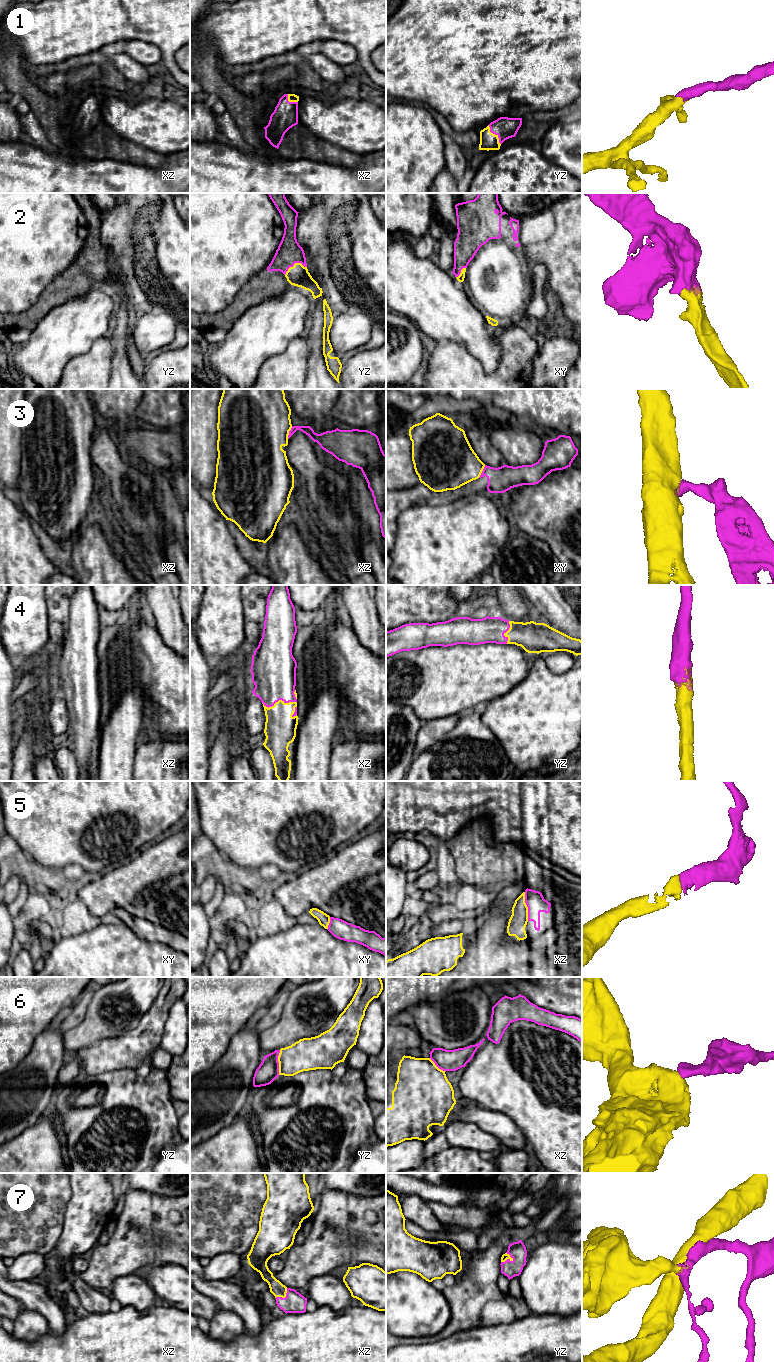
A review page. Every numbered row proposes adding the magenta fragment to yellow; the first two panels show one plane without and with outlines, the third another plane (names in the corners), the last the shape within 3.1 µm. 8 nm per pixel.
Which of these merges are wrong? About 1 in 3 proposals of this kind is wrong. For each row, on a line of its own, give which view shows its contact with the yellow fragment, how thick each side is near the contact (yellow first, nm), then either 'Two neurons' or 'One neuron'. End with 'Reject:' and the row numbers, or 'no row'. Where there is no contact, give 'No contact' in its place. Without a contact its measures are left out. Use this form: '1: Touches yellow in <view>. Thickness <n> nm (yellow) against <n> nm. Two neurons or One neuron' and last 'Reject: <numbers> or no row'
1: Touches yellow in yz. Thickness 140 nm (yellow) against 170 nm. One neuron
2: Touches yellow in yz. Thickness 170 nm (yellow) against 200 nm. One neuron
3: Touches yellow in xz. Thickness 500 nm (yellow) against 70 nm. Two neurons
4: Touches yellow in xz. Thickness 260 nm (yellow) against 360 nm. One neuron
5: Touches yellow in xz. Thickness 140 nm (yellow) against 150 nm. One neuron
6: Touches yellow in yz. Thickness 260 nm (yellow) against 170 nm. One neuron
7: Touches yellow in yz. Thickness 50 nm (yellow) against 140 nm. One neuron
Reject: 3

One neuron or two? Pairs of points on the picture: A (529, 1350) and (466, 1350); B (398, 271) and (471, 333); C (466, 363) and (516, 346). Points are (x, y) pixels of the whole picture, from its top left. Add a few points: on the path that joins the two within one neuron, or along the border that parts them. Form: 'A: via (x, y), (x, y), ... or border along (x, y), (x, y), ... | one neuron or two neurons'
A: via (513, 1350), (482, 1350) | one neuron
B: via (416, 288), (425, 293), (448, 315), (453, 317) | one neuron
C: via (481, 377), (496, 377), (512, 361) | one neuron

